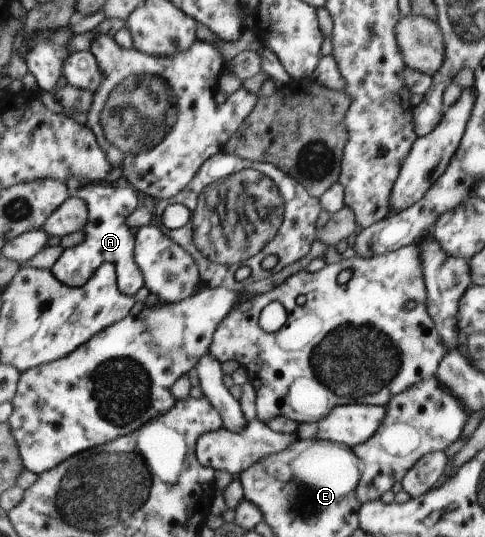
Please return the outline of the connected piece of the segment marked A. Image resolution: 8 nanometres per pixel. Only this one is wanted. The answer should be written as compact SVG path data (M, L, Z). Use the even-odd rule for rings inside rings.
M108 182L82 184L77 196L86 202L88 208L89 218L83 230L87 236L84 242L74 247L66 248L59 260L50 268L50 271L59 282L66 283L70 287L80 287L90 280L94 272L103 263L113 263L117 268L118 289L122 293L135 295L144 285L144 278L134 259L134 235L131 234L131 229L127 227L125 220L136 208L141 206L142 196L137 192L135 193L133 187L122 188L121 185Z

